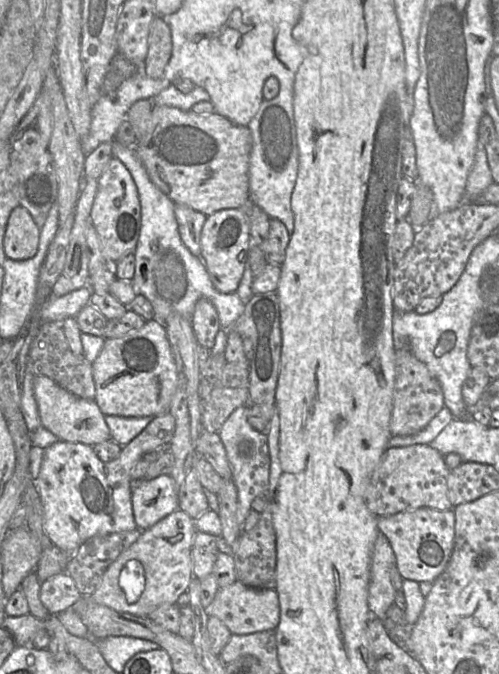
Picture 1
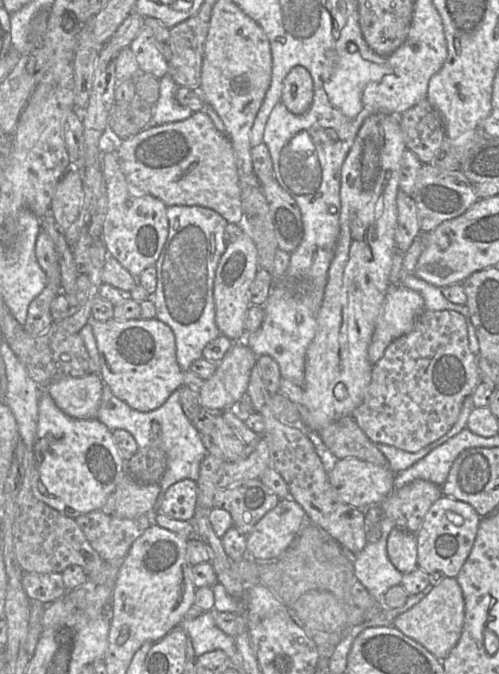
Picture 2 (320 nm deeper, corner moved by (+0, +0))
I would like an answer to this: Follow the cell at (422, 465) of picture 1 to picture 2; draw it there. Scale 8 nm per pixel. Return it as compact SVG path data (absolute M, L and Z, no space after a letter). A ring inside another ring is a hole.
M357 458L338 459L327 477L342 502L361 510L381 504L394 490L395 473L388 466Z

